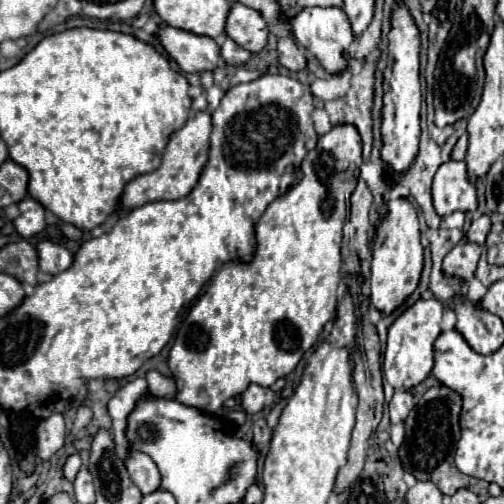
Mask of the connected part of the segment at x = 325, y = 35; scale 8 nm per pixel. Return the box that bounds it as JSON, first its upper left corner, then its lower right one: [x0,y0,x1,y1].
[291,8,355,74]

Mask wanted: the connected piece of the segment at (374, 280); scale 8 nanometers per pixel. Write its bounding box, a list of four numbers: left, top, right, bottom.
[371,198,423,314]

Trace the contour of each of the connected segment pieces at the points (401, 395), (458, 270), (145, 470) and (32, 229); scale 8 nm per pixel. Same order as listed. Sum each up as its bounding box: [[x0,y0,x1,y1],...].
[[389,390,415,424],[443,238,481,282],[125,450,161,494],[15,198,45,238]]

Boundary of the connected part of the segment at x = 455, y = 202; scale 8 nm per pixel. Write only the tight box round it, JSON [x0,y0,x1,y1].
[433,160,477,214]

